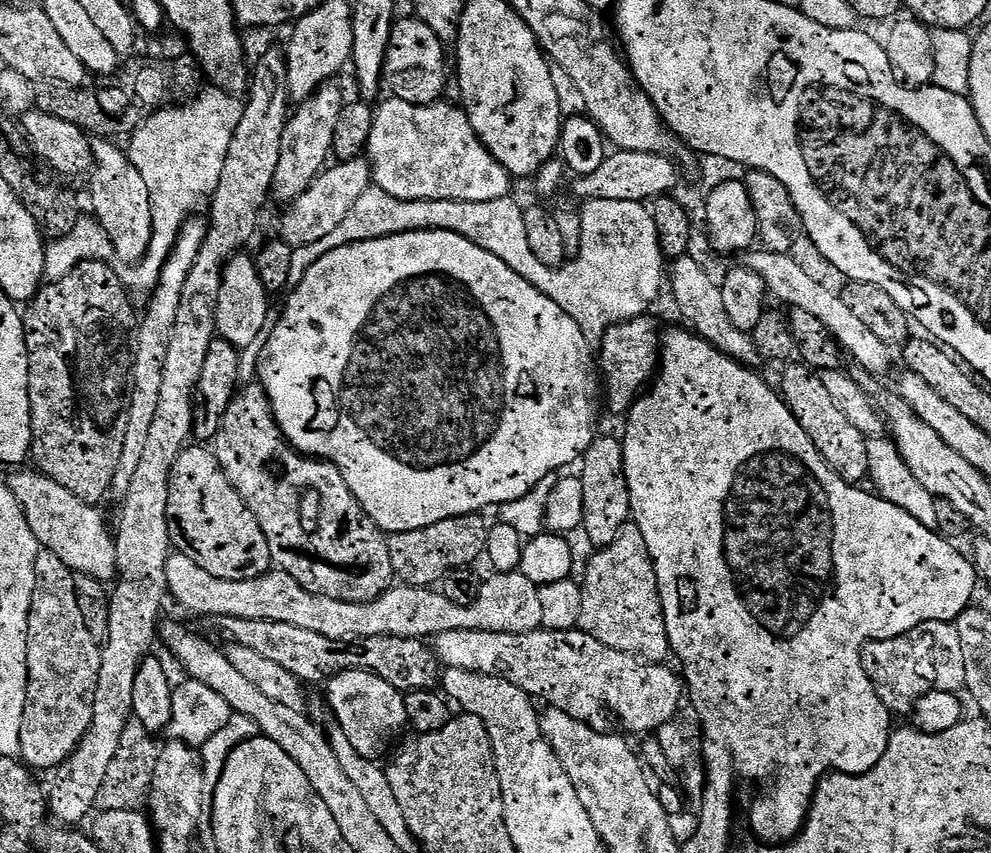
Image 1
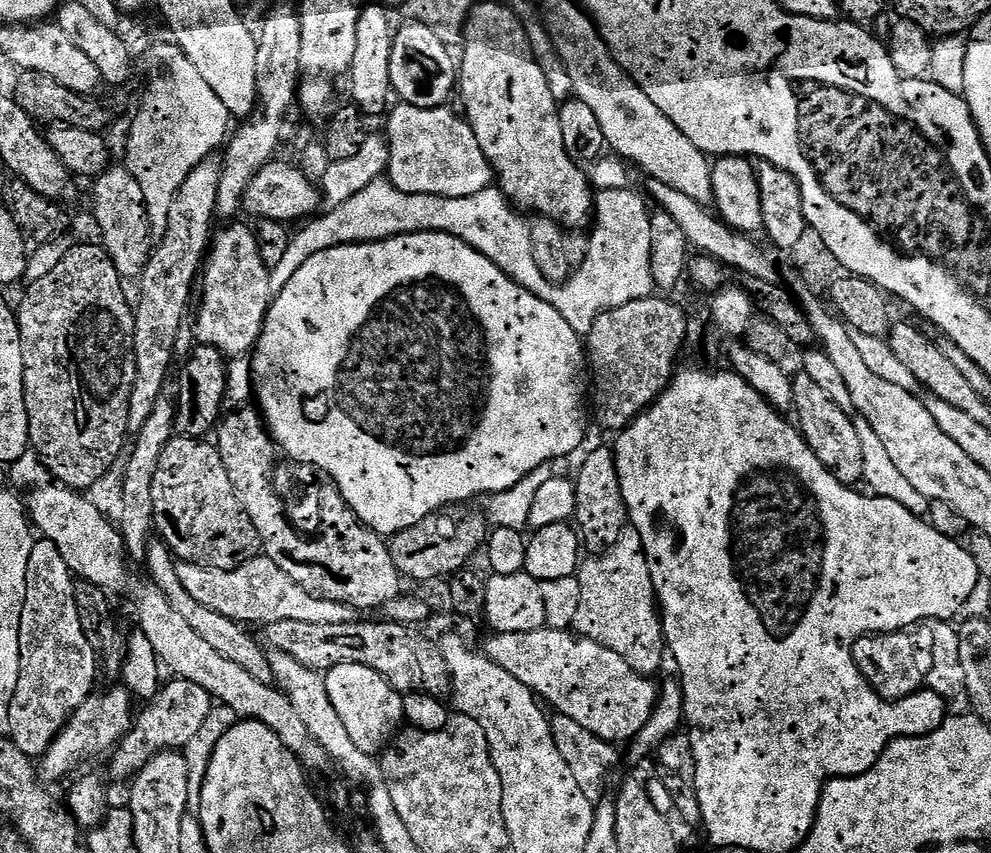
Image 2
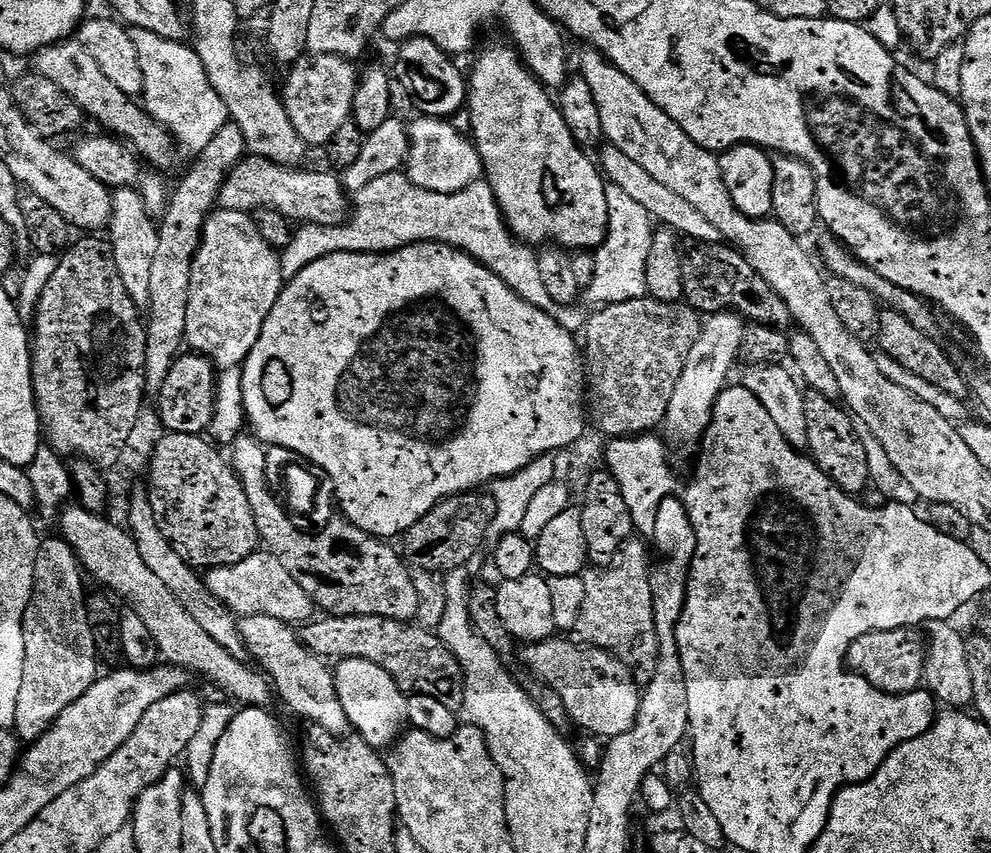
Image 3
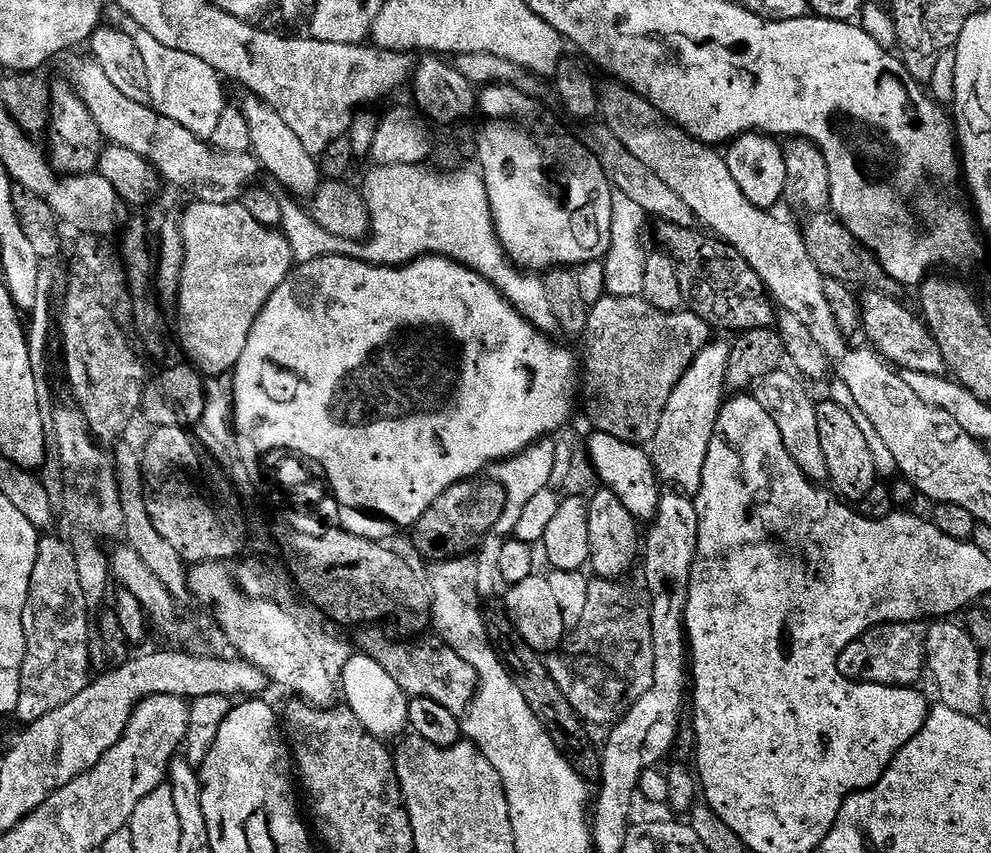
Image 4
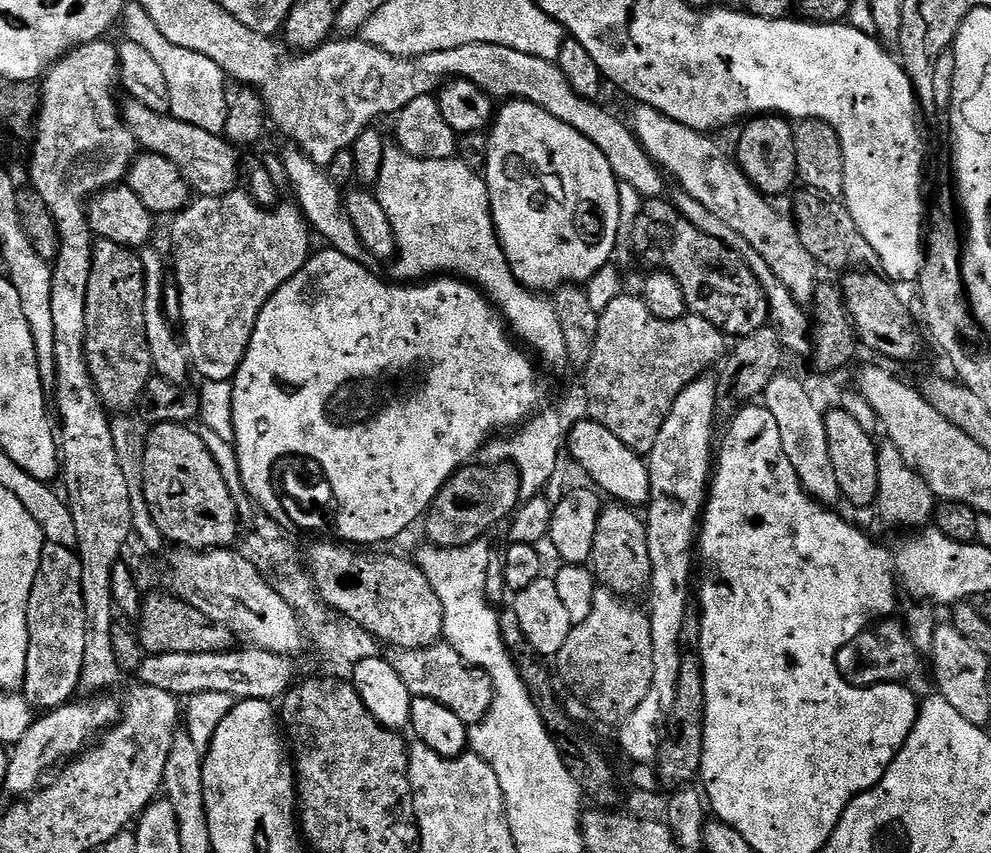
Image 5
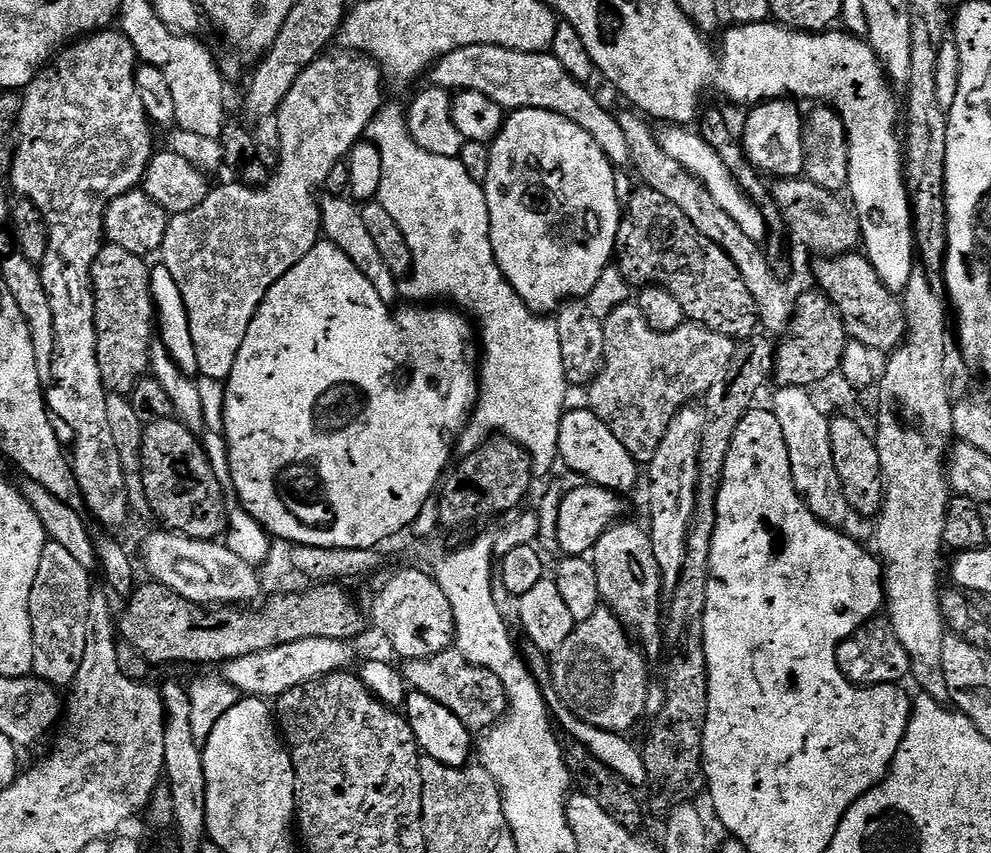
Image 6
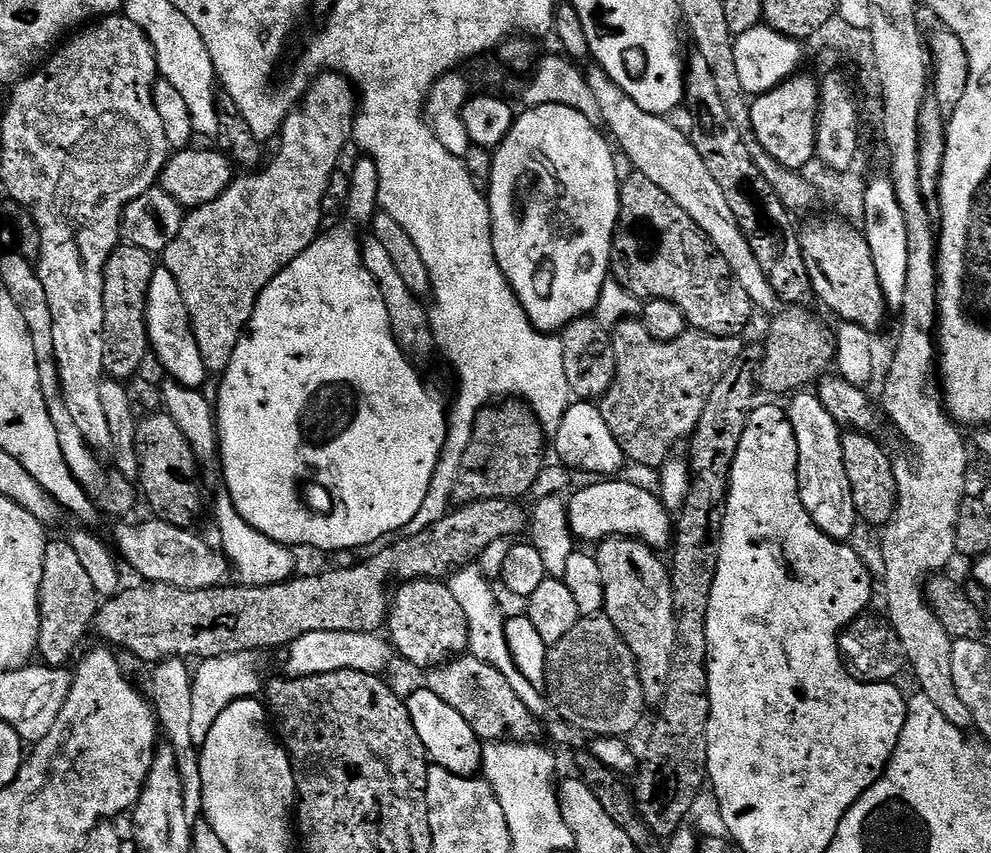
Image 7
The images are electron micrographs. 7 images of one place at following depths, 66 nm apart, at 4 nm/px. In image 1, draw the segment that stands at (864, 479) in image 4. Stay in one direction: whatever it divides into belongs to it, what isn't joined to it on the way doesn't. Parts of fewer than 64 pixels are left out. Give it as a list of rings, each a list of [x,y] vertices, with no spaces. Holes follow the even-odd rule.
[[[797,362],[793,368],[784,372],[780,380],[779,395],[792,412],[792,417],[806,430],[810,442],[820,451],[820,457],[837,476],[849,481],[860,482],[865,479],[867,466],[866,438],[850,422],[838,406],[834,406],[834,398],[826,394],[826,386],[822,386],[819,375],[813,369]]]

